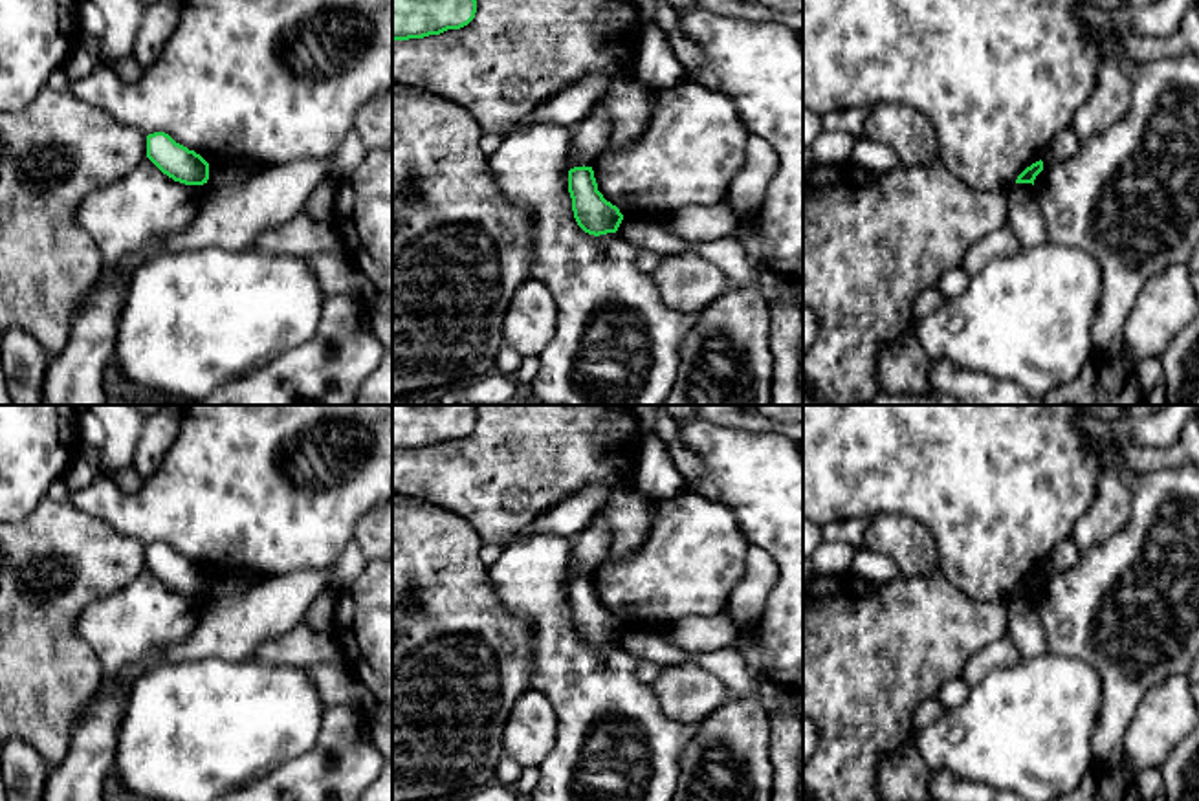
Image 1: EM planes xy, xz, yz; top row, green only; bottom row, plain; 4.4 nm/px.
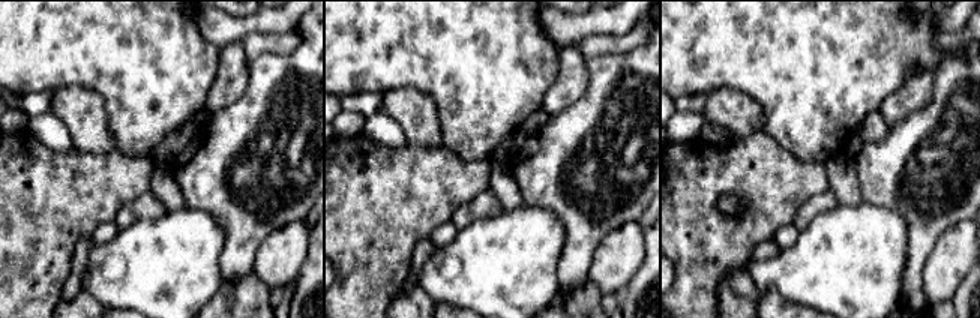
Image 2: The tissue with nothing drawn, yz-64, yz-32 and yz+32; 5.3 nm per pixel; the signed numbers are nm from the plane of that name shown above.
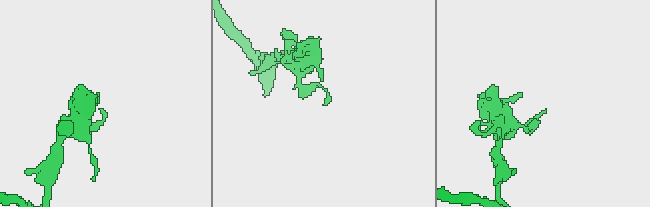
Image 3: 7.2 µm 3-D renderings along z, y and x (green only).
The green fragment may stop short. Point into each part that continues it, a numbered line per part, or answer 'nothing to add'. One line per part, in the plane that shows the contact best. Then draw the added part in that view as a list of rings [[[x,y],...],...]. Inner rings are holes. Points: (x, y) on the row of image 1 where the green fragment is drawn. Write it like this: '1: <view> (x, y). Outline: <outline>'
nothing to add

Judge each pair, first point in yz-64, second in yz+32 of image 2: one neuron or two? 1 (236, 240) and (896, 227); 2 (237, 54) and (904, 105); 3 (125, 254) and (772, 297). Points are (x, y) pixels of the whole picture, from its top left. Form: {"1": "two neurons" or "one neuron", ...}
{"1": "two neurons", "2": "one neuron", "3": "two neurons"}

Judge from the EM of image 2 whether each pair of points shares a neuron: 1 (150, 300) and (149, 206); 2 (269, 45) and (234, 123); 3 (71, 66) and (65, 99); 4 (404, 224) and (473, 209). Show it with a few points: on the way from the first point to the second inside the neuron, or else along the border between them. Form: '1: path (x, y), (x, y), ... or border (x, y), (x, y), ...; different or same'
1: border (167, 212), (156, 218), (140, 218), (120, 230); different
2: border (300, 42), (287, 53), (260, 53), (249, 63); different
3: border (54, 89), (86, 87), (101, 99); different
4: border (485, 194), (476, 194), (464, 201), (450, 221); different

